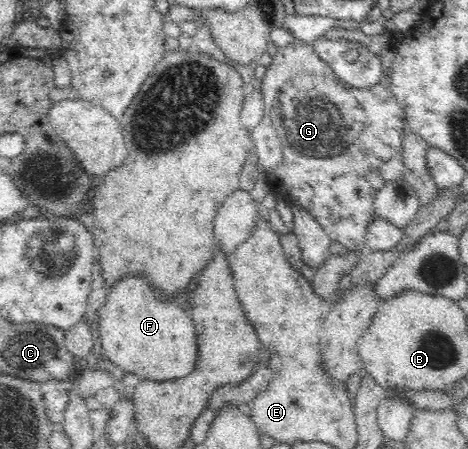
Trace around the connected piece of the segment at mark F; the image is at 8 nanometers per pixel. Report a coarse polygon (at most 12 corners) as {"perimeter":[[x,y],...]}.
{"perimeter":[[142,275],[99,311],[98,351],[157,382],[188,377],[193,321]]}

